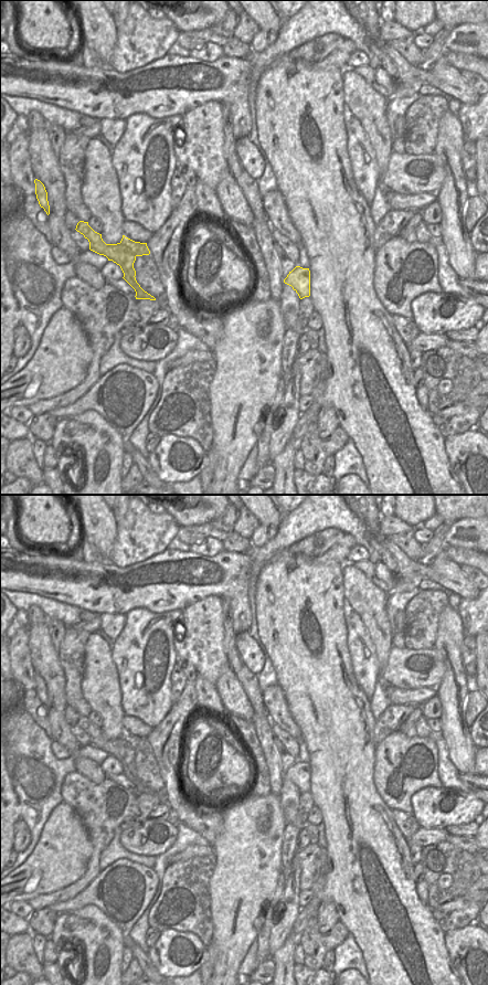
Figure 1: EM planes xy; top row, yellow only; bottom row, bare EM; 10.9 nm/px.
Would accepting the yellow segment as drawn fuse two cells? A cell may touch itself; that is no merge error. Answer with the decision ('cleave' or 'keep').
cleave

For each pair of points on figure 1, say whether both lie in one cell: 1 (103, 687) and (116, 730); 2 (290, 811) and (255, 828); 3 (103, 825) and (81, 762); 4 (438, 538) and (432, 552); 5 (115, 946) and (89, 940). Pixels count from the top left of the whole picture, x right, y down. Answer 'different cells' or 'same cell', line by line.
1: same cell
2: different cells
3: different cells
4: same cell
5: same cell

